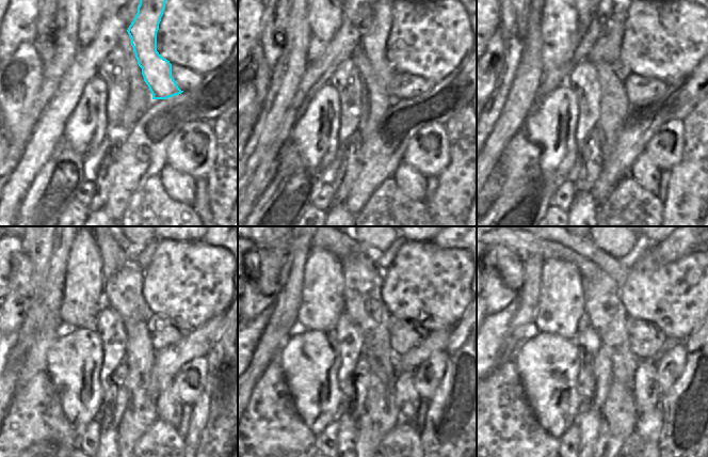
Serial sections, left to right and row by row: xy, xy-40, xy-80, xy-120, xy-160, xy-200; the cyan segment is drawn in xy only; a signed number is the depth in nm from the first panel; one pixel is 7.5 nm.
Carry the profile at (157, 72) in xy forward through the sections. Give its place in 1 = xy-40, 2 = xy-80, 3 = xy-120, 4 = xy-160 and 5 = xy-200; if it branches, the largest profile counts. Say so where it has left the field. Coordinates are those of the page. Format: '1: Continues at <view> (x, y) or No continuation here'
1: Continues at xy-40 (374, 44)
2: Continues at xy-80 (610, 38)
3: Continues at xy-120 (131, 276)
4: Continues at xy-160 (370, 277)
5: Continues at xy-200 (607, 284).

